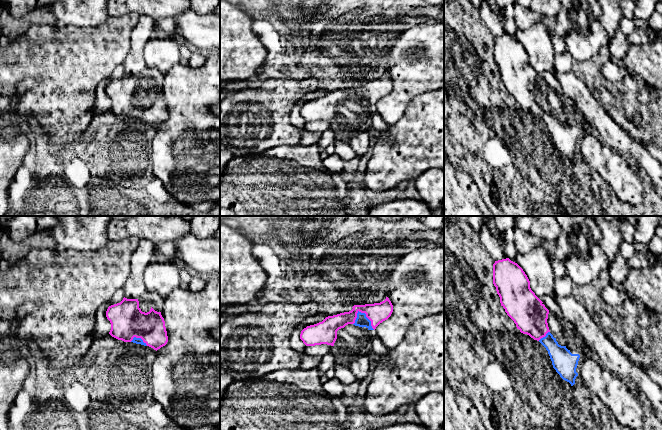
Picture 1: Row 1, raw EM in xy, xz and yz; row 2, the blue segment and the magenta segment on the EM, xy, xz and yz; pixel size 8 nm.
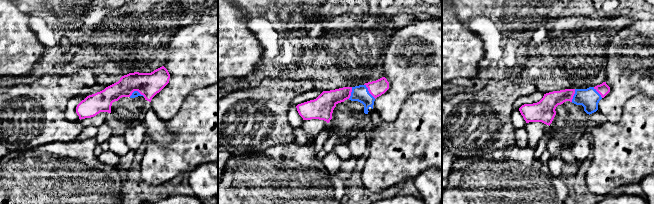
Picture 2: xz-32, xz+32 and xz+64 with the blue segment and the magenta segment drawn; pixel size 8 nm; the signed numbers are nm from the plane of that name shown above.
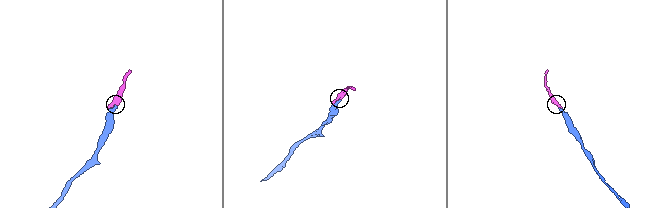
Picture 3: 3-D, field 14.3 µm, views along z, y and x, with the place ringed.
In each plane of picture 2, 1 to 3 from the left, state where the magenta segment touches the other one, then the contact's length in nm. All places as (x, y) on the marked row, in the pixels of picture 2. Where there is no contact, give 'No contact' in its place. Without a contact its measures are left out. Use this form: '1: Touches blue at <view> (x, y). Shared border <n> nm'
1: Touches blue at xz-32 (137, 91). Shared border 130 nm
2: Touches blue at xz+32 (368, 91). Shared border 150 nm
3: Touches blue at xz+64 (574, 95). Shared border 110 nm

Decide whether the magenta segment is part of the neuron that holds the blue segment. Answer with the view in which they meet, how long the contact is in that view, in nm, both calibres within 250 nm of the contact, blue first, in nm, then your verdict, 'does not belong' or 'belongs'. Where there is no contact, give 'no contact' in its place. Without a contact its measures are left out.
meets blue in xz; contact 200 nm long; 100 nm thick on the blue side, 160 nm on the other; belongs

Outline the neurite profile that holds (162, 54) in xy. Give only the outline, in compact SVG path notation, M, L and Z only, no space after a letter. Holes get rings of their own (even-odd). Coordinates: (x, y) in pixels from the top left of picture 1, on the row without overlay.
M149 39L144 47L144 59L147 68L155 67L165 74L173 65L182 61L179 44L170 39Z

